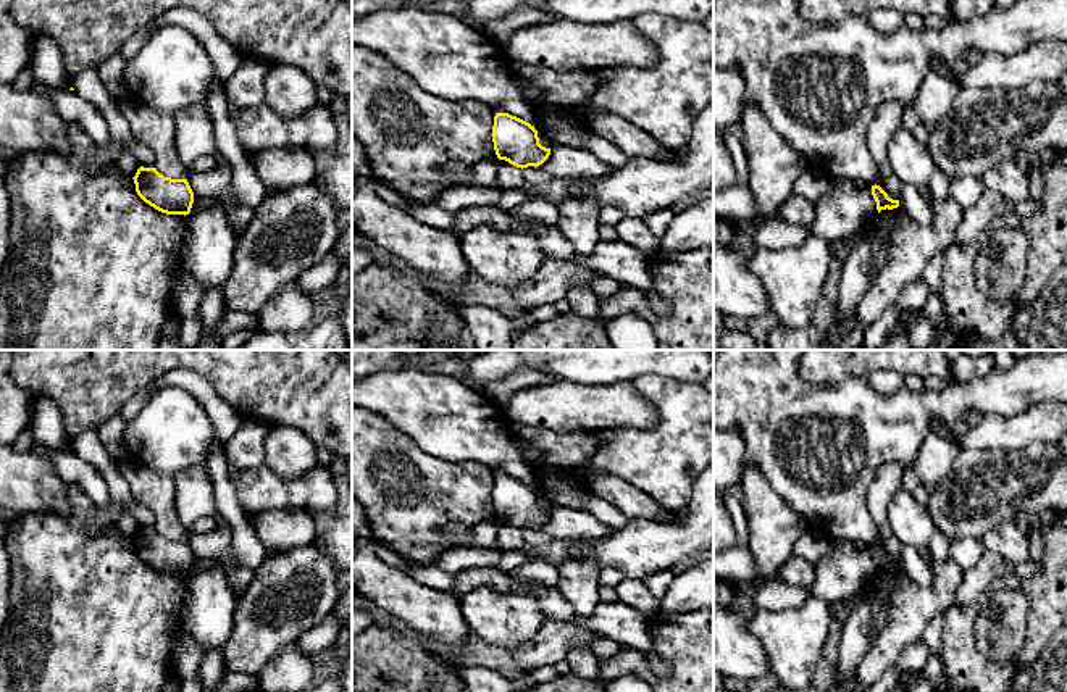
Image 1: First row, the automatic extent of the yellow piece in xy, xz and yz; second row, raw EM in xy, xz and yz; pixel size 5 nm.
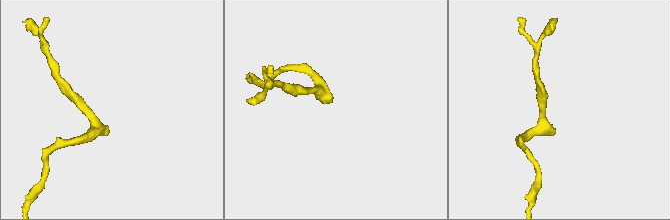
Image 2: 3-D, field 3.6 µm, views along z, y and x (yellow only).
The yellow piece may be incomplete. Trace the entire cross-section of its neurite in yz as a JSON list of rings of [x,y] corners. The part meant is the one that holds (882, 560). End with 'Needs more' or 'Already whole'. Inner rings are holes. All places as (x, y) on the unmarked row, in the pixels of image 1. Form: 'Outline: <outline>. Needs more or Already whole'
Outline: [[[872,547],[872,557],[877,563],[877,571],[878,574],[881,571],[893,571],[893,569],[898,569],[899,568],[899,561],[893,561],[888,558],[888,555],[880,548],[880,547]]]. Already whole

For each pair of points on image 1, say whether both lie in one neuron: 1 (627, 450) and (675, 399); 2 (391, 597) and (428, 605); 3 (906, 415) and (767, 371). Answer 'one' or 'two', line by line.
1: one
2: one
3: one

